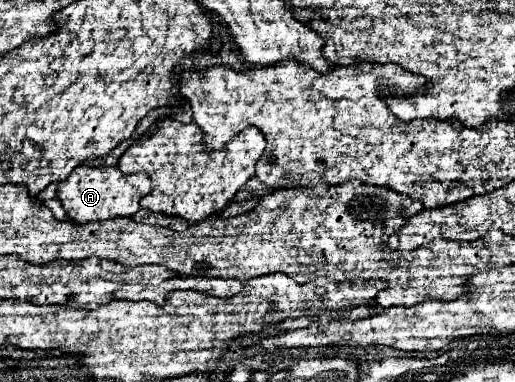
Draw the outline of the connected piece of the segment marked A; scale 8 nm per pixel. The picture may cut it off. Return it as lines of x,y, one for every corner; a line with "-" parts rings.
79,166
65,182
59,182
57,198
61,200
67,216
85,224
91,220
107,220
115,216
133,216
139,210
139,200
151,192
151,178
145,172
125,176
119,168
91,168

